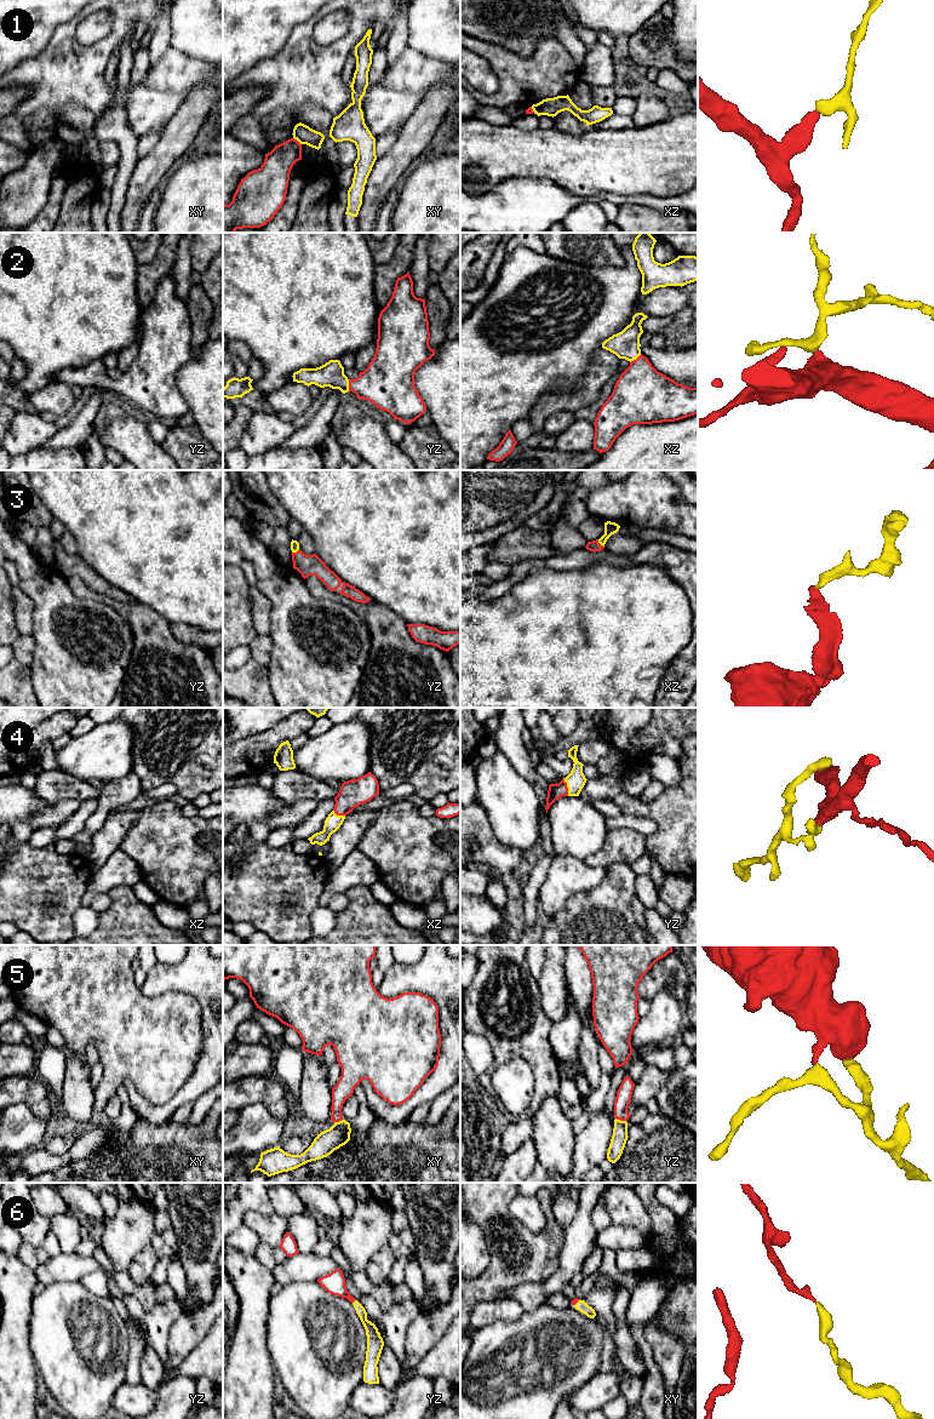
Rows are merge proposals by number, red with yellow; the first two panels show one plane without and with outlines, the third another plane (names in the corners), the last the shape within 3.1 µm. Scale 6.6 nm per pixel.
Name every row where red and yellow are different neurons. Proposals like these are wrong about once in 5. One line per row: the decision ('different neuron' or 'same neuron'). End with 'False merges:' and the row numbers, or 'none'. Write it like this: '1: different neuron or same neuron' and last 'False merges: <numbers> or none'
1: different neuron
2: same neuron
3: same neuron
4: same neuron
5: same neuron
6: same neuron
False merges: 1

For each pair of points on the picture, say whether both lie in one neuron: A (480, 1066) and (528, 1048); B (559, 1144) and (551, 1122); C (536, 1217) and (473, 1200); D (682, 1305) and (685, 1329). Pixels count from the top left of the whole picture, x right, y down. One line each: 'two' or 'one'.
A: two
B: one
C: two
D: one

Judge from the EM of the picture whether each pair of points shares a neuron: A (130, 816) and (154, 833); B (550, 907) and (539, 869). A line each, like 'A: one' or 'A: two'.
A: two
B: two

